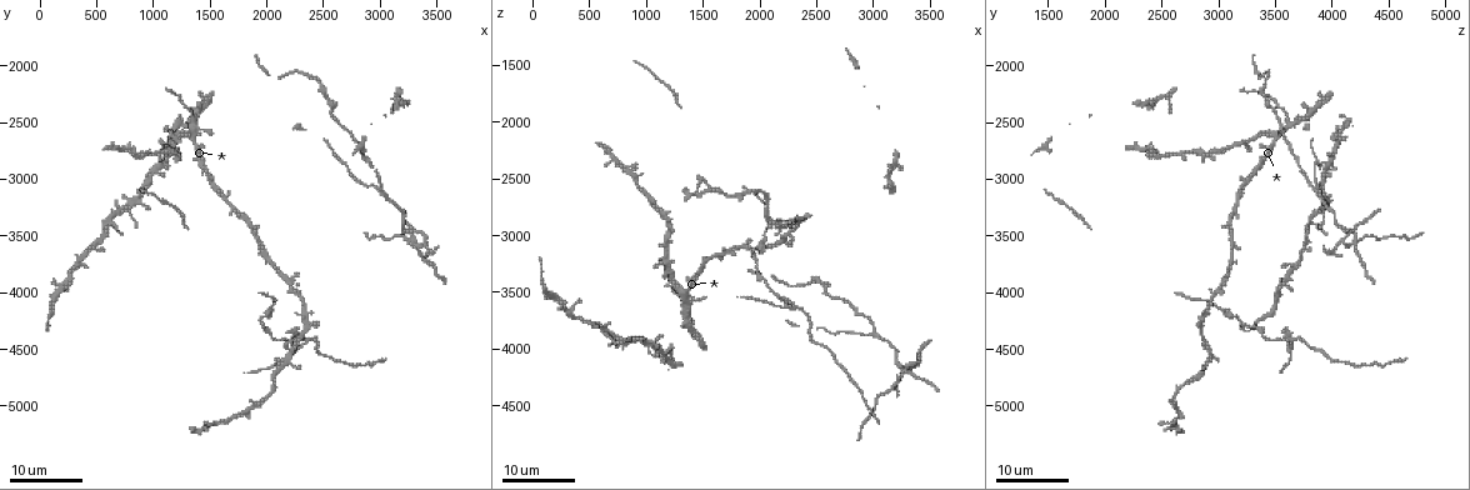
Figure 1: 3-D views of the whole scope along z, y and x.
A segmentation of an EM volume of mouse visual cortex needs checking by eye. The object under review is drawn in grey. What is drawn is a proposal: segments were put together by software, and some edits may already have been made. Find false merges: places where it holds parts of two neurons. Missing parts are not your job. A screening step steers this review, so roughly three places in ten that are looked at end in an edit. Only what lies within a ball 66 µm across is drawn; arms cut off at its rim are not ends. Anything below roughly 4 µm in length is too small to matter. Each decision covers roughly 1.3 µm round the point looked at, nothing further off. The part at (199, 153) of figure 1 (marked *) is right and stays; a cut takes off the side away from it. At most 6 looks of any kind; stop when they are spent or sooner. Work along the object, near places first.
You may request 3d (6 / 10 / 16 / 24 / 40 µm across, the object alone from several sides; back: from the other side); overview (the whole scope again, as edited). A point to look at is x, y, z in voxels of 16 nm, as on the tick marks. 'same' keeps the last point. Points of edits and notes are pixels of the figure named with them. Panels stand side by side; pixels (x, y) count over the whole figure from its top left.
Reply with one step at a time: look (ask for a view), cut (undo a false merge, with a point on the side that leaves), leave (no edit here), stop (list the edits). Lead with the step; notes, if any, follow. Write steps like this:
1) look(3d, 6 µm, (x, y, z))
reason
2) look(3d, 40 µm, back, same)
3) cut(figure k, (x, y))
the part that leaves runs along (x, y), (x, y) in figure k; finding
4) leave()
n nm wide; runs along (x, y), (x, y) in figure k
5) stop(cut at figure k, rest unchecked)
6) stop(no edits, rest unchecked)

look(3d, 16 µm, (1340, 2520, 3640))

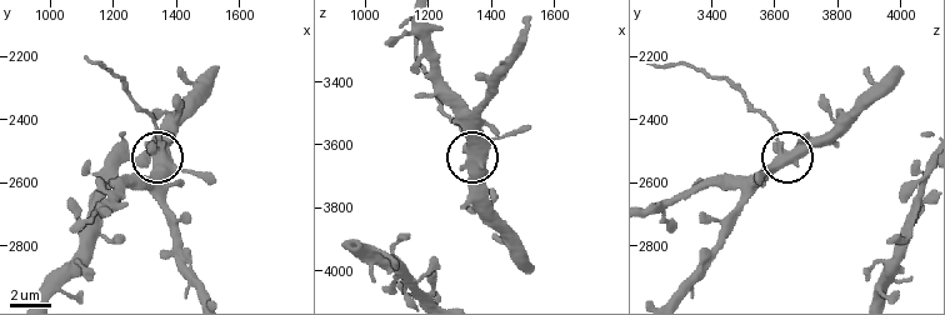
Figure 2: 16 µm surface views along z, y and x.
look(3d, 6 µm, (1330, 2500, 3640))

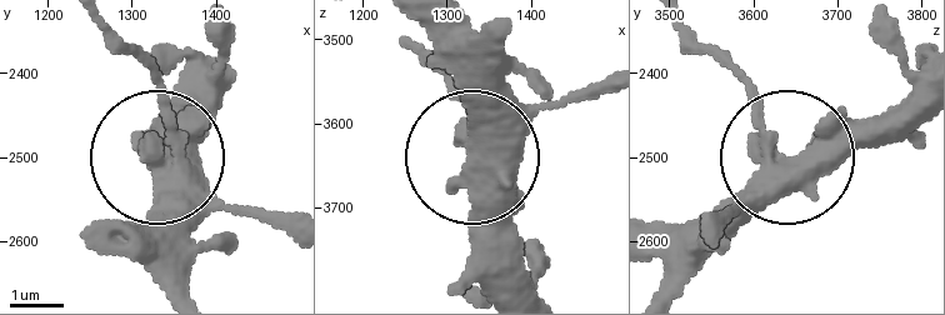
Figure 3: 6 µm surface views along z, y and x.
cut(figure 3, (134, 53))
side arm 10 µm; the part that leaves runs along (164, 113), (155, 76), (110, 23) in figure 3; two neurons meet here

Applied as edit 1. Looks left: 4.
look(3d, 16 µm, (2340, 4440, 3620))
arms part here

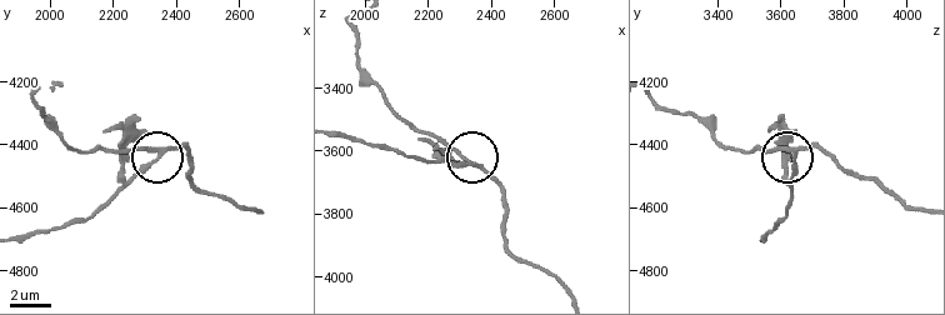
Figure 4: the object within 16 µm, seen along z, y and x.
look(3d, 10 µm, (2350, 4450, 3630))
zoom in

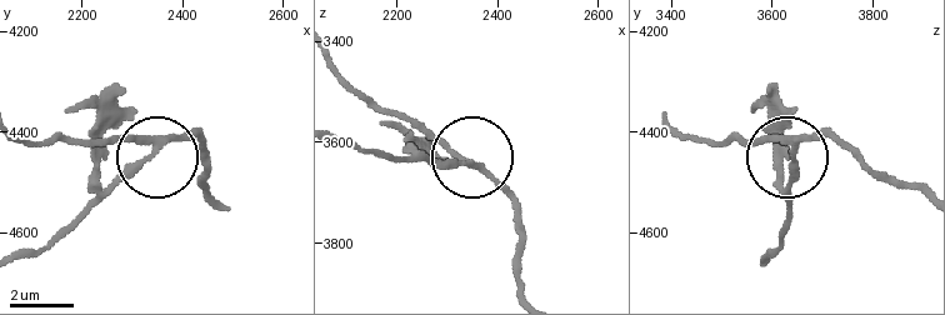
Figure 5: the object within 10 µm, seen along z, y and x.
cut(figure 5, (129, 108))
the part that leaves runs along (153, 153), (115, 174), (26, 253) in figure 5; a second neuron is stuck on

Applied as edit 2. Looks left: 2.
look(3d, 24 µm, (2740, 2900, 3840))
a narrow waist

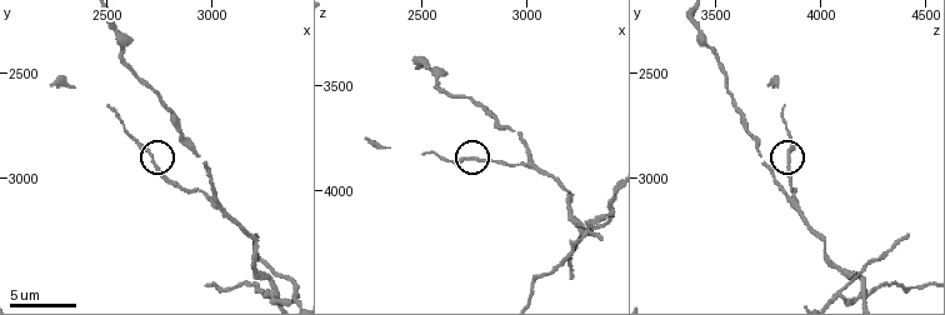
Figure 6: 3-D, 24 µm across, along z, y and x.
look(3d, 10 µm, (2710, 2920, 3850))
closer look

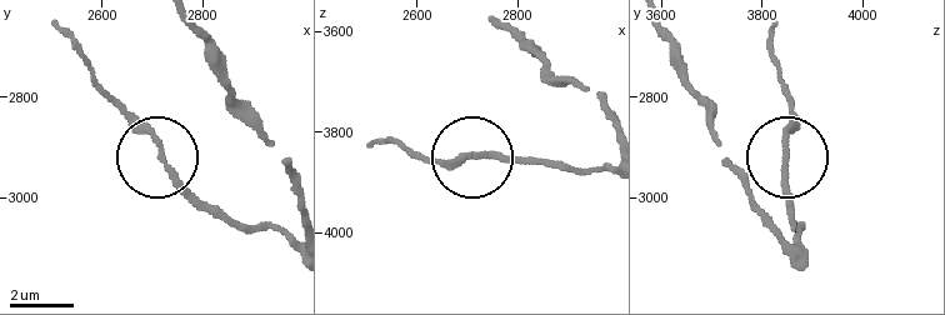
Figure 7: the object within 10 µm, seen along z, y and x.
leave()
all the same neuron

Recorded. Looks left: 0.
stop(cut at figure 3, cut at figure 5, rest unchecked)

